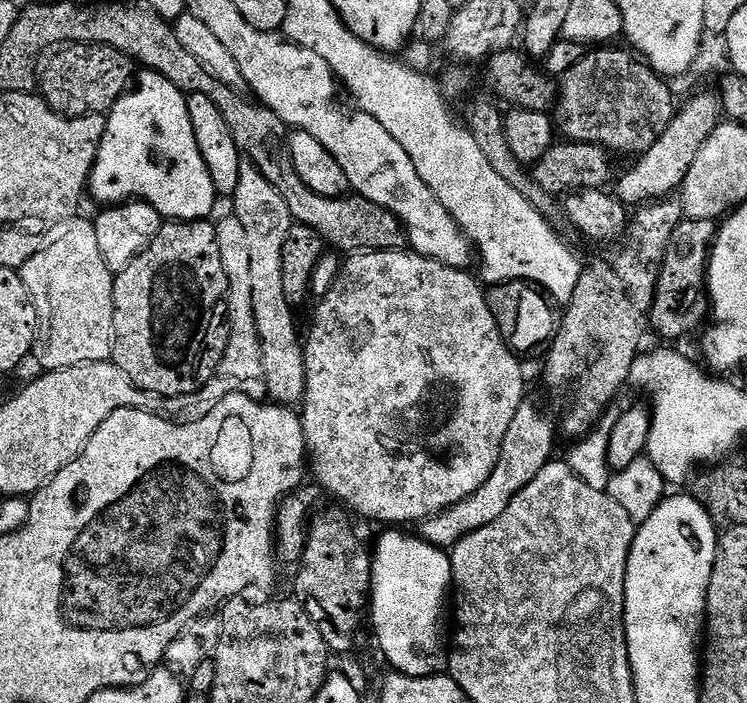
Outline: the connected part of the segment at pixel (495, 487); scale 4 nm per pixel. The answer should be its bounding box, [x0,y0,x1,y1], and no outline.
[419,402,558,550]

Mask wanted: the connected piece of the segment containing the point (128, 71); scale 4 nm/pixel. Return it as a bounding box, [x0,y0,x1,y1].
[38,44,134,116]

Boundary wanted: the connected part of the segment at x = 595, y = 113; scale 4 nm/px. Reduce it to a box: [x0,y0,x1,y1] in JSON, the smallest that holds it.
[554,46,678,154]

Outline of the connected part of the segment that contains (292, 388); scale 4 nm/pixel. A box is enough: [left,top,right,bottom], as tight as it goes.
[234,163,306,406]

